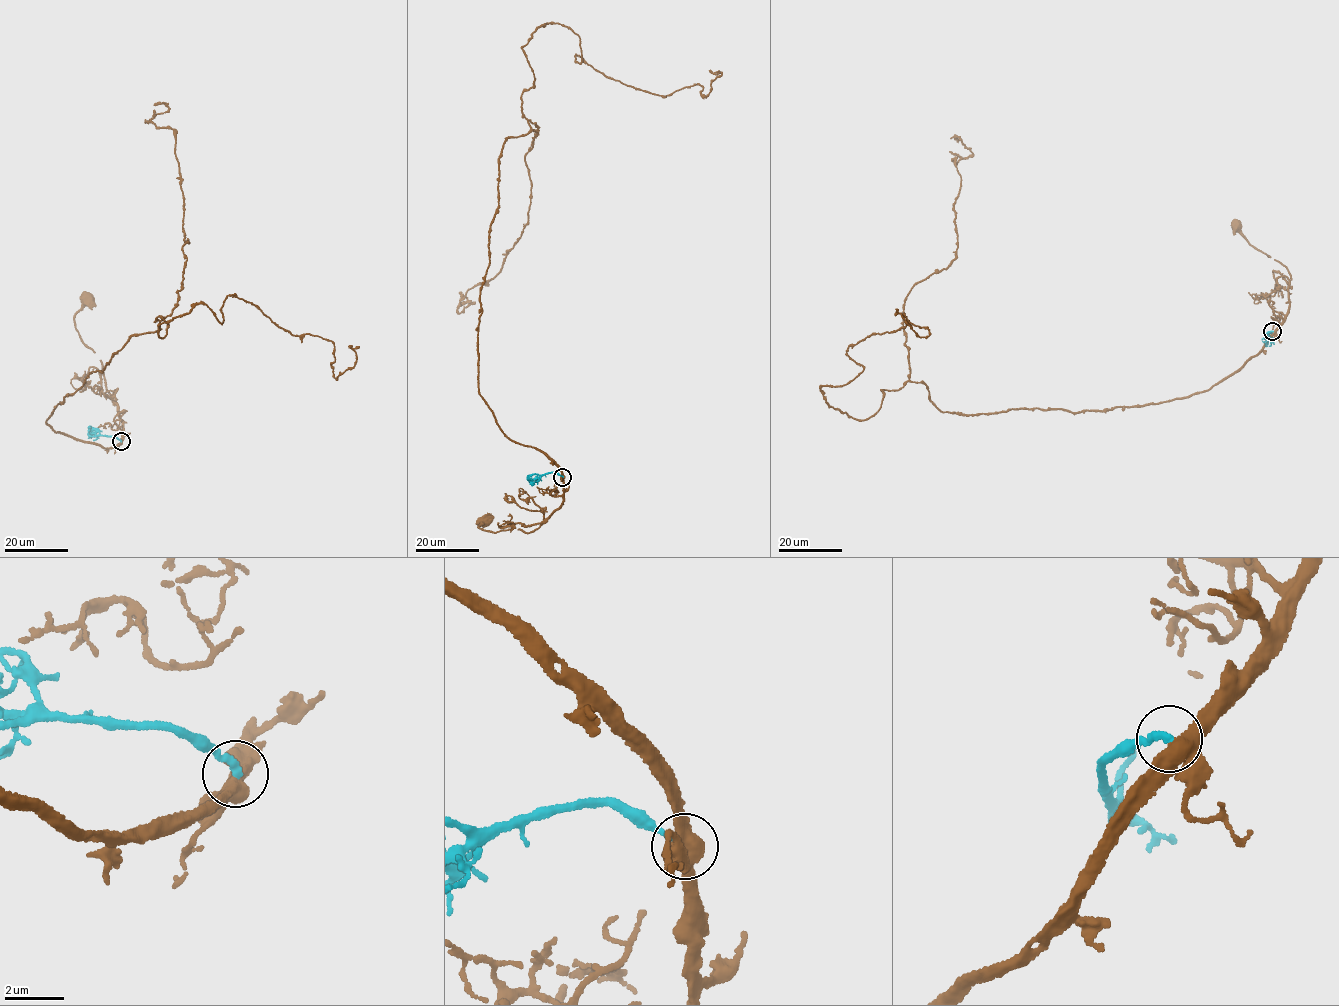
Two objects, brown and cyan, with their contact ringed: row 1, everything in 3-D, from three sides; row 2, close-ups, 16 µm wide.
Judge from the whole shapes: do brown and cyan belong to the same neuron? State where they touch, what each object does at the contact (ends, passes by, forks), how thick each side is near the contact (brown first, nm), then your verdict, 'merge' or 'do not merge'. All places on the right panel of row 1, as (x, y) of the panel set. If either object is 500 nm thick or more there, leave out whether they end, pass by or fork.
(1272, 331) | brown forks | cyan ends | 440/280 nm | merge

